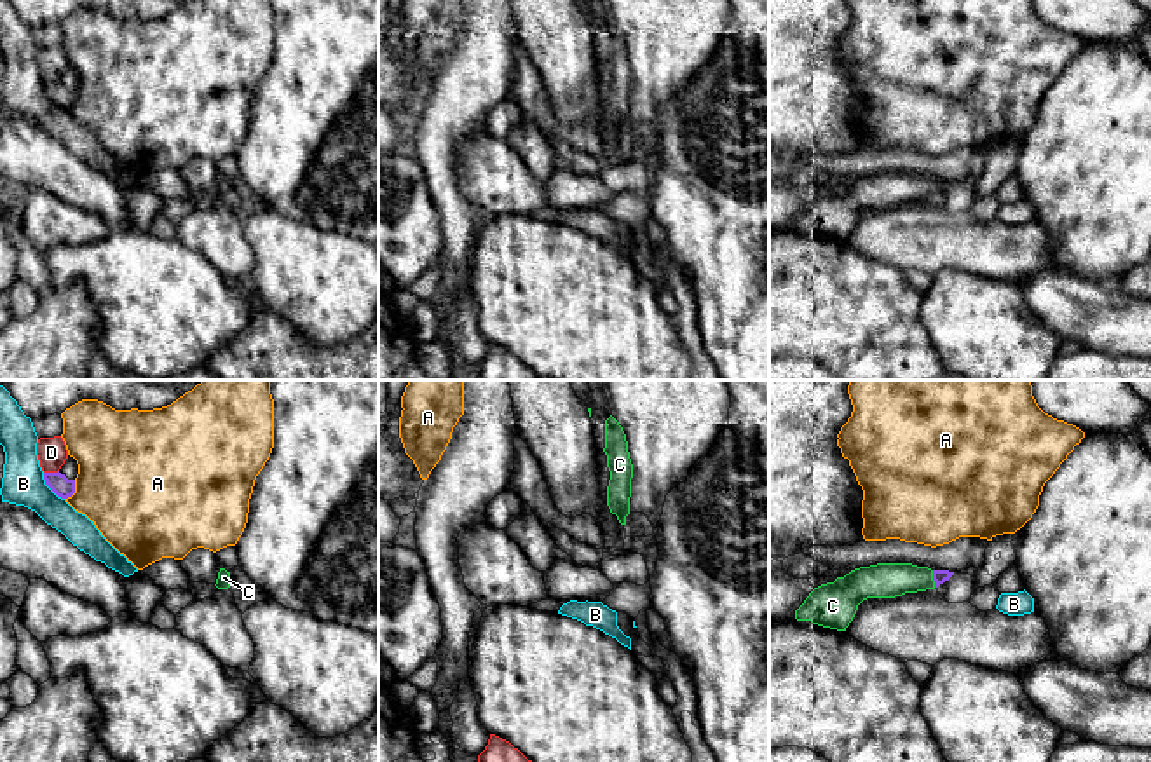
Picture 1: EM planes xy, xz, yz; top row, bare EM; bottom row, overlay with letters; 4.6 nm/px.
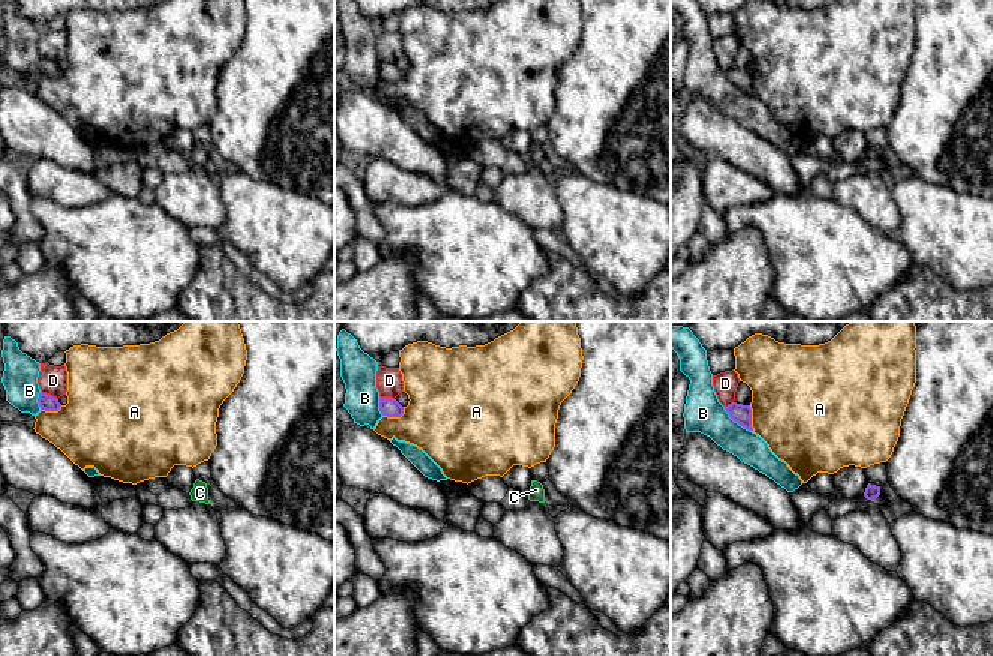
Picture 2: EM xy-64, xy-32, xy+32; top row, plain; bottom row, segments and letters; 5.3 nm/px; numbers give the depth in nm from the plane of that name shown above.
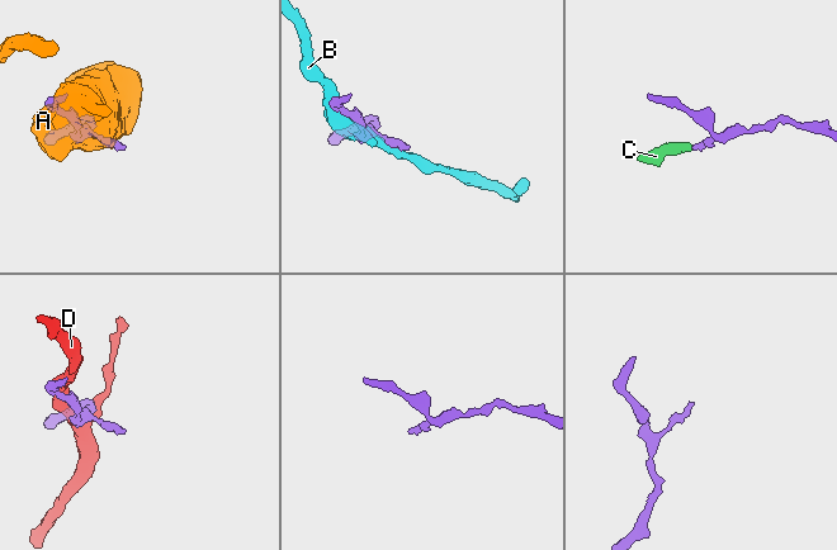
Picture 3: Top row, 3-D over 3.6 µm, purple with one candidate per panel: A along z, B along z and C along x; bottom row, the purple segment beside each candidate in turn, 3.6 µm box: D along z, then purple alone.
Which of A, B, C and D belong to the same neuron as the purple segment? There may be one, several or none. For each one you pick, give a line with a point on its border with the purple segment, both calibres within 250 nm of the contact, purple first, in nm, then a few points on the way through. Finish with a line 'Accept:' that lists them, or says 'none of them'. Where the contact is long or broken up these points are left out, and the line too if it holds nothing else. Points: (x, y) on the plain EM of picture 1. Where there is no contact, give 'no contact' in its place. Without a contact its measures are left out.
C: contact yz (933, 189); calibres 60 and 160 nm; way yz (939, 185), (933, 189), (885, 189)
Accept: C

